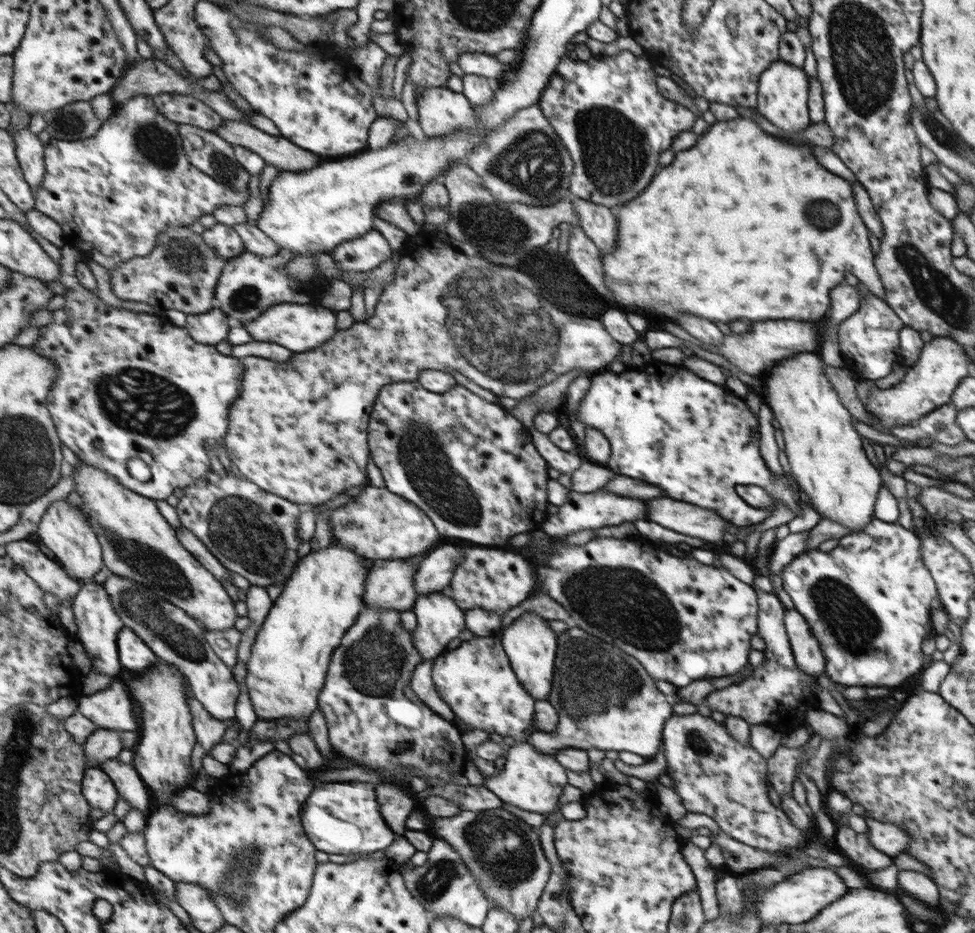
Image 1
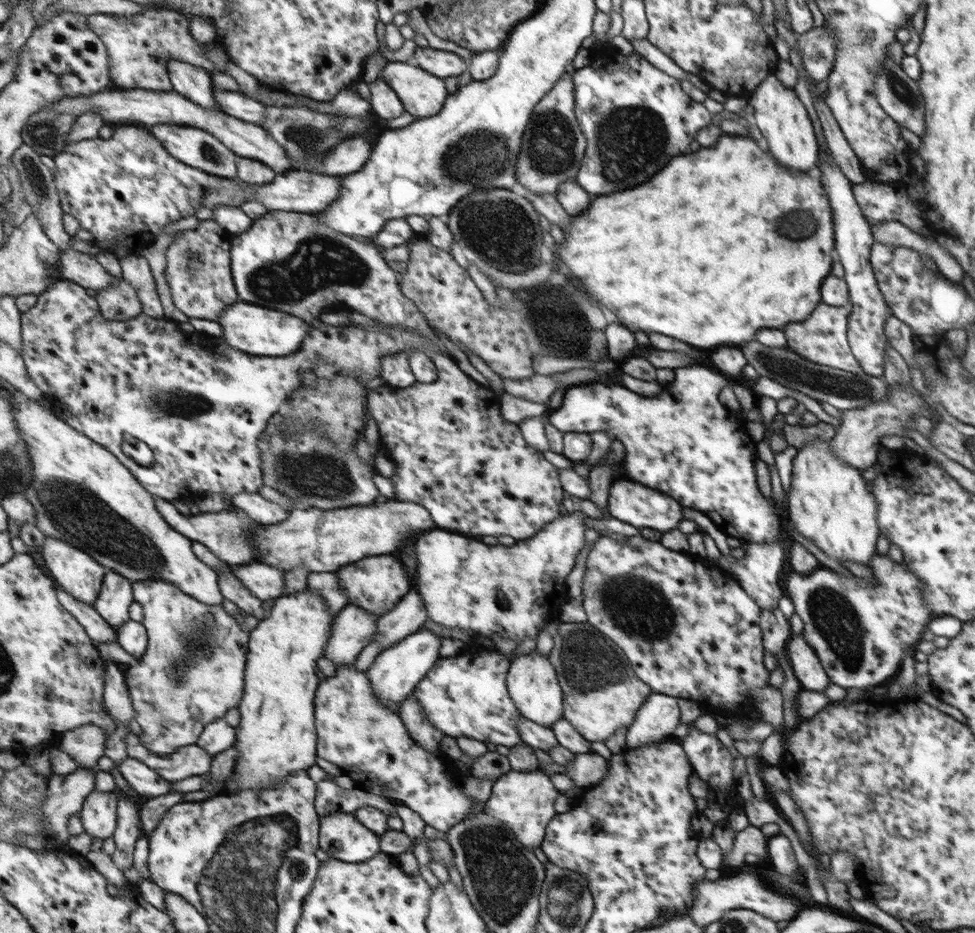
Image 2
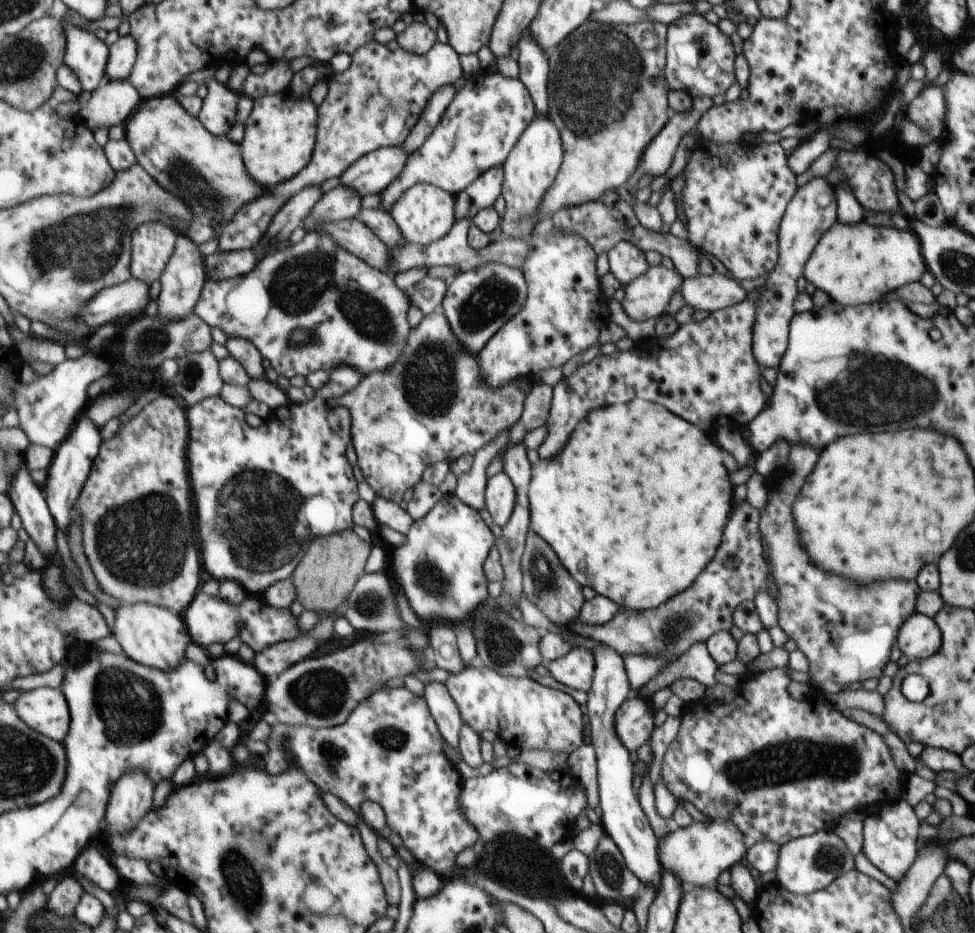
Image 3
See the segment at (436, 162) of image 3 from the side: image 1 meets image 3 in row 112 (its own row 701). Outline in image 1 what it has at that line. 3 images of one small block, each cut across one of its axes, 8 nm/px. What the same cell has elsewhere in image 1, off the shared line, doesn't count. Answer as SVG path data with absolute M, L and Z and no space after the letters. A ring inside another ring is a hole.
M501 635L476 637L474 640L462 641L462 644L448 652L445 650L434 659L432 677L435 681L439 694L444 698L447 705L455 711L455 716L472 729L485 730L488 733L496 732L500 736L516 736L534 725L535 697L522 685L520 678L514 674L510 666L509 658L503 649Z

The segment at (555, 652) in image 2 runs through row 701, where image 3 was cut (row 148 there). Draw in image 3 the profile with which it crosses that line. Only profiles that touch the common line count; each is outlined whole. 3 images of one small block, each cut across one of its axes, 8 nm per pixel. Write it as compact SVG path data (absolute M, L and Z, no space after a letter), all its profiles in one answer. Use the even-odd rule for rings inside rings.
M588 20L570 37L560 42L554 49L548 50L547 57L551 70L548 93L551 106L549 118L560 133L565 155L554 184L548 190L548 194L544 194L544 202L540 202L536 220L552 218L558 210L568 206L594 202L604 192L615 191L622 184L627 184L644 150L658 136L658 130L666 126L668 120L666 116L668 84L664 78L664 38L666 38L666 24L658 24L658 22L642 21L622 25ZM644 32L656 34L654 48L646 50L642 47L640 41Z

